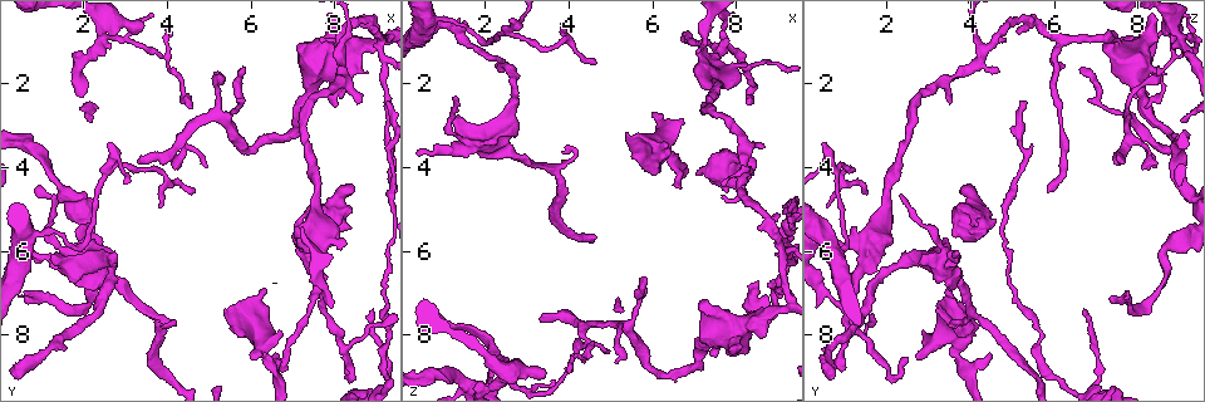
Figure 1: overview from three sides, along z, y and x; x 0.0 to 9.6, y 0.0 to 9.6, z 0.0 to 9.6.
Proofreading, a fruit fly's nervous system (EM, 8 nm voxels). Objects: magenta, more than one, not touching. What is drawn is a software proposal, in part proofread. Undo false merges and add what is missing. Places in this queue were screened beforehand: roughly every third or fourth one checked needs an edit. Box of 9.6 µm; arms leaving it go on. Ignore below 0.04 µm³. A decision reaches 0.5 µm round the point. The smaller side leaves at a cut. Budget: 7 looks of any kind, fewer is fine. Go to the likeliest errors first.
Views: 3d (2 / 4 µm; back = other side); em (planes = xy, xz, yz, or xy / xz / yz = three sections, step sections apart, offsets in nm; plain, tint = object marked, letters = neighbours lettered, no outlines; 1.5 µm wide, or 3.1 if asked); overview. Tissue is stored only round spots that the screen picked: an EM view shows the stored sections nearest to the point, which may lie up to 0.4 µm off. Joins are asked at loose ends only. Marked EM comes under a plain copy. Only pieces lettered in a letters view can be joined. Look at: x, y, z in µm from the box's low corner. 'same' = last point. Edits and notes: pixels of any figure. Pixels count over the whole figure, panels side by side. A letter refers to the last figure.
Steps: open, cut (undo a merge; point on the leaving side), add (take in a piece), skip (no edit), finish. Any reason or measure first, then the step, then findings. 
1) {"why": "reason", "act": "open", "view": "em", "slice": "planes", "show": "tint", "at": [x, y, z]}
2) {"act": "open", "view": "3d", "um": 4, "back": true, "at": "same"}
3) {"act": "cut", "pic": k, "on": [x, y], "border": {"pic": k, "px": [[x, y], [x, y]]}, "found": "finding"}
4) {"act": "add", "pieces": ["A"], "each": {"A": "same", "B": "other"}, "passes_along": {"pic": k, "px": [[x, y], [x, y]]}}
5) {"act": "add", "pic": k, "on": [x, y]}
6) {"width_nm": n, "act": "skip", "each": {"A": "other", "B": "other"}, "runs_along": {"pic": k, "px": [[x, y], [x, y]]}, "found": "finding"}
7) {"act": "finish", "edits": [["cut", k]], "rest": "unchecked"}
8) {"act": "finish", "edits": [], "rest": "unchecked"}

{"why": "thick end", "act": "open", "view": "em", "slice": "planes", "show": "tint", "at": [6.15, 8.00, 4.05]}

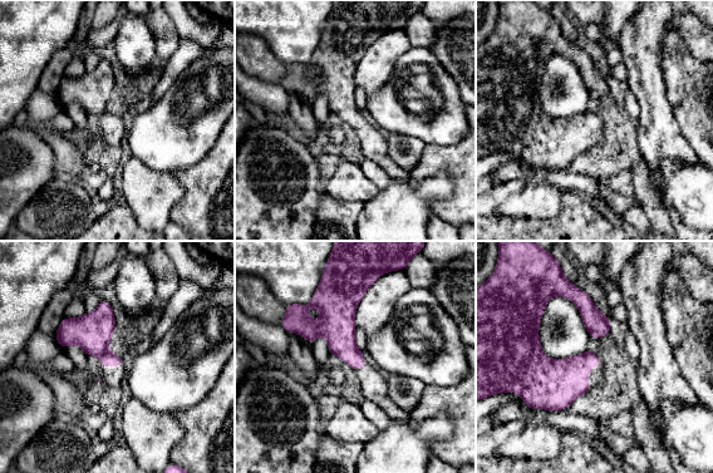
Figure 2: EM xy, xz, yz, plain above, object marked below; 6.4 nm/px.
{"act": "open", "view": "em", "slice": "planes", "show": "letters", "at": "same"}

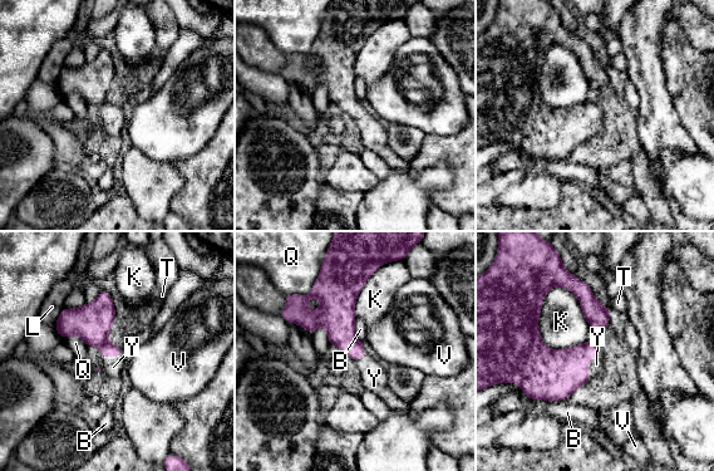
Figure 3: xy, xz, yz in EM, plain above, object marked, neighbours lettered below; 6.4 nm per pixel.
{"act": "add", "pieces": ["Y"], "each": {"B": "other", "K": "other", "L": "other", "Q": "other", "T": "other", "V": "other", "Y": "same"}, "passes_along": {"pic": 3, "px": [[552, 374], [589, 361], [596, 364]]}, "found": "the cell continues"}

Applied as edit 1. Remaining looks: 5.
{"why": "free end", "act": "open", "view": "3d", "um": 4, "at": [3.25, 3.90, 7.65]}

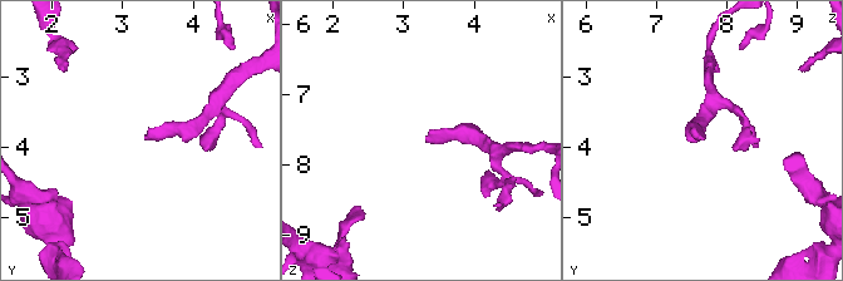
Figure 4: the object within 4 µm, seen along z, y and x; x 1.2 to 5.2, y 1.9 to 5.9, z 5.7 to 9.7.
{"act": "open", "view": "em", "slice": "planes", "show": "letters", "at": [3.25, 3.85, 7.55]}

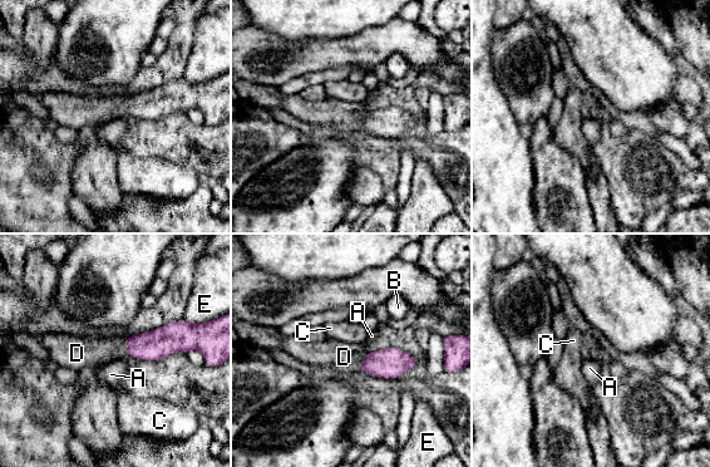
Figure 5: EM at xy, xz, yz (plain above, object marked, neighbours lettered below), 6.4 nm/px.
{"act": "add", "pieces": ["D"], "each": {"A": "other", "B": "other", "C": "other", "D": "same", "E": "other"}, "passes_along": {"pic": 5, "px": [[389, 363], [363, 360], [345, 357]]}, "found": "it goes on there"}

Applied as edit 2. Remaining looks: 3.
{"act": "finish", "edits": [["add", 3], ["add", 5]], "rest": "unchecked"}

